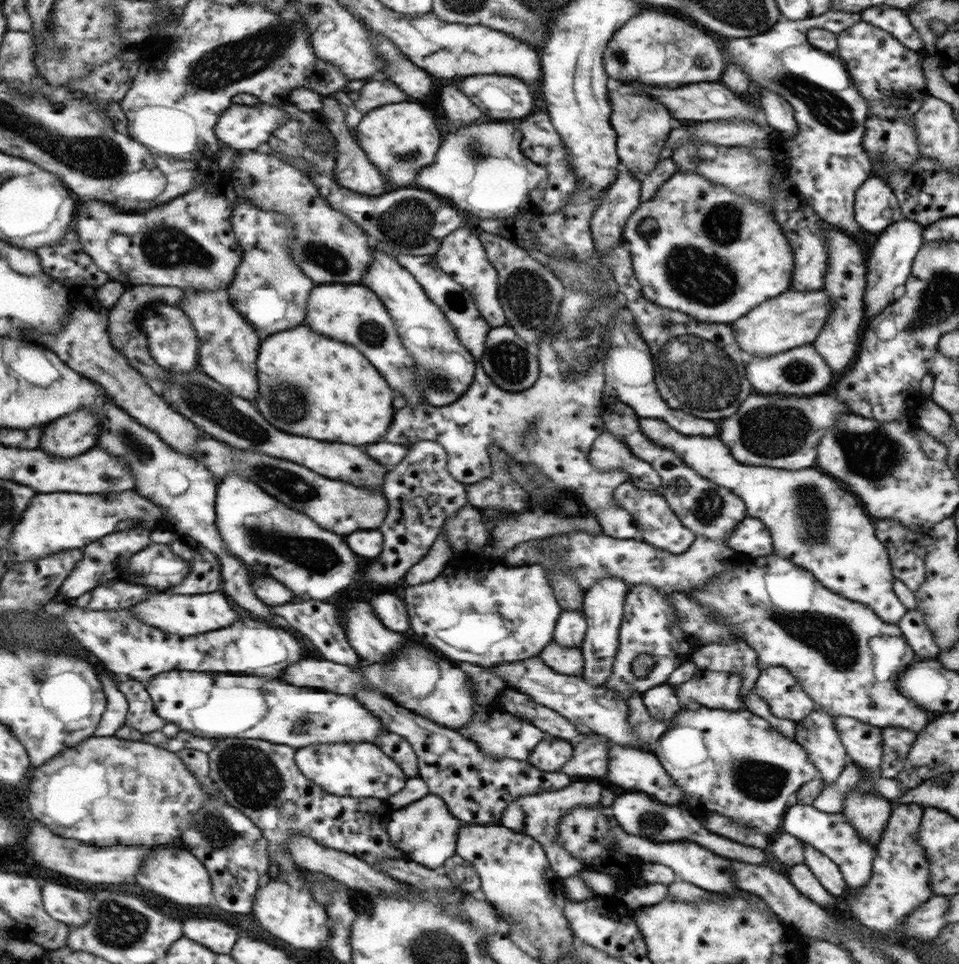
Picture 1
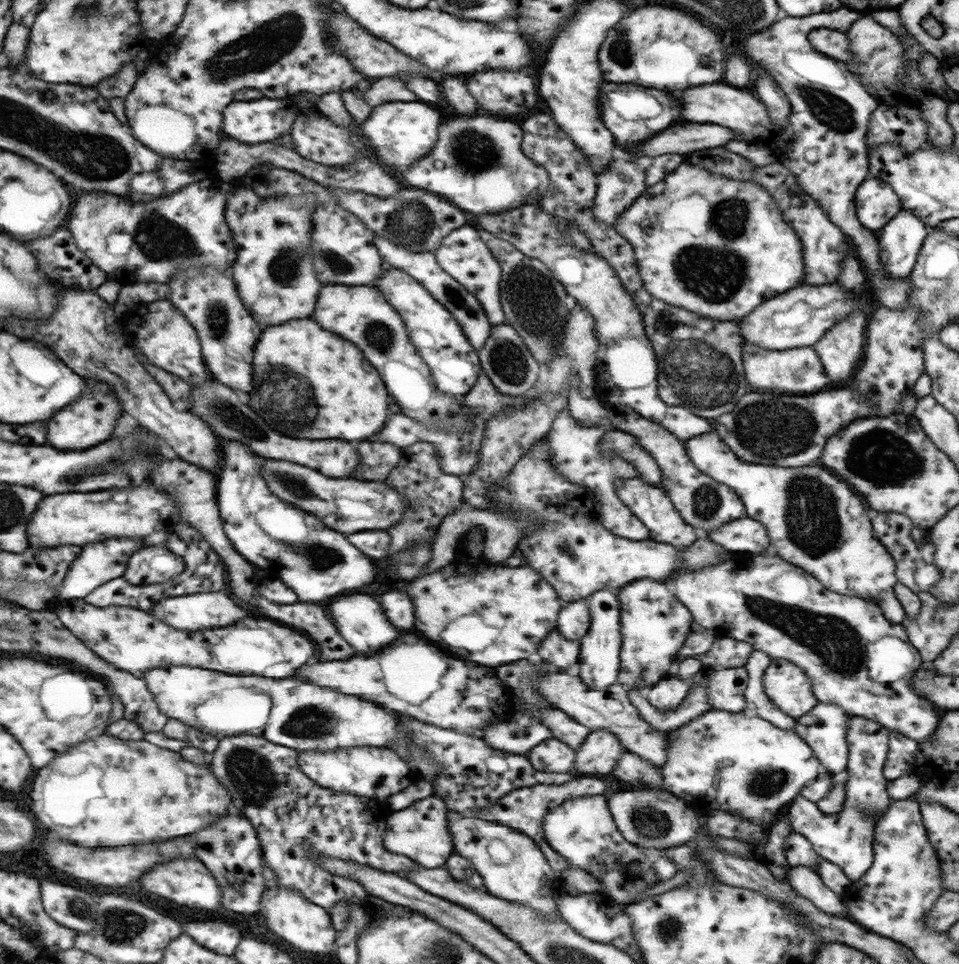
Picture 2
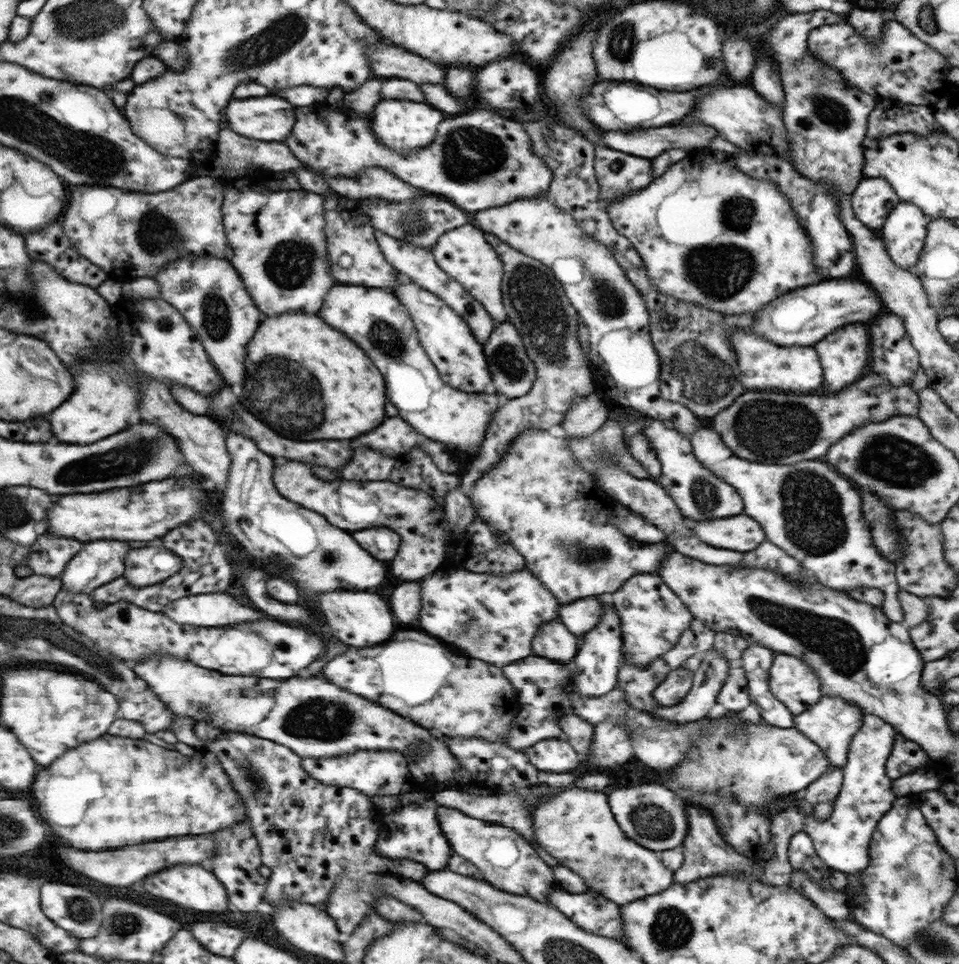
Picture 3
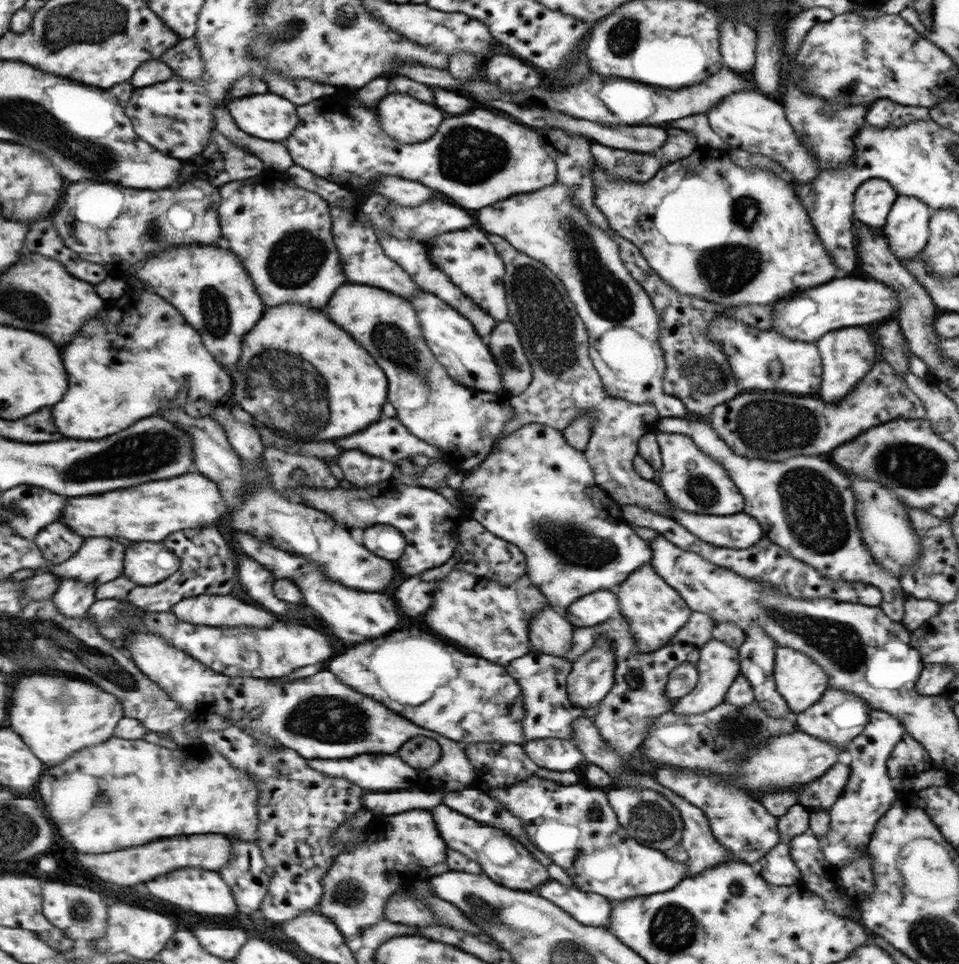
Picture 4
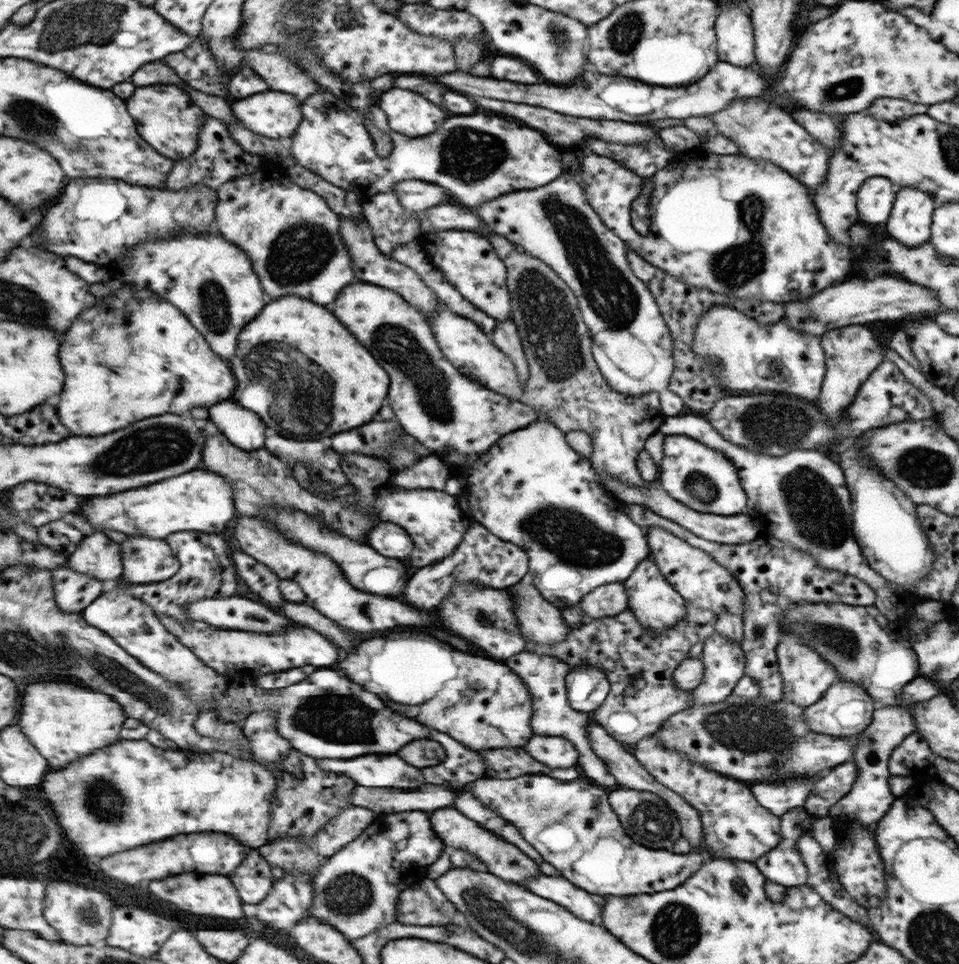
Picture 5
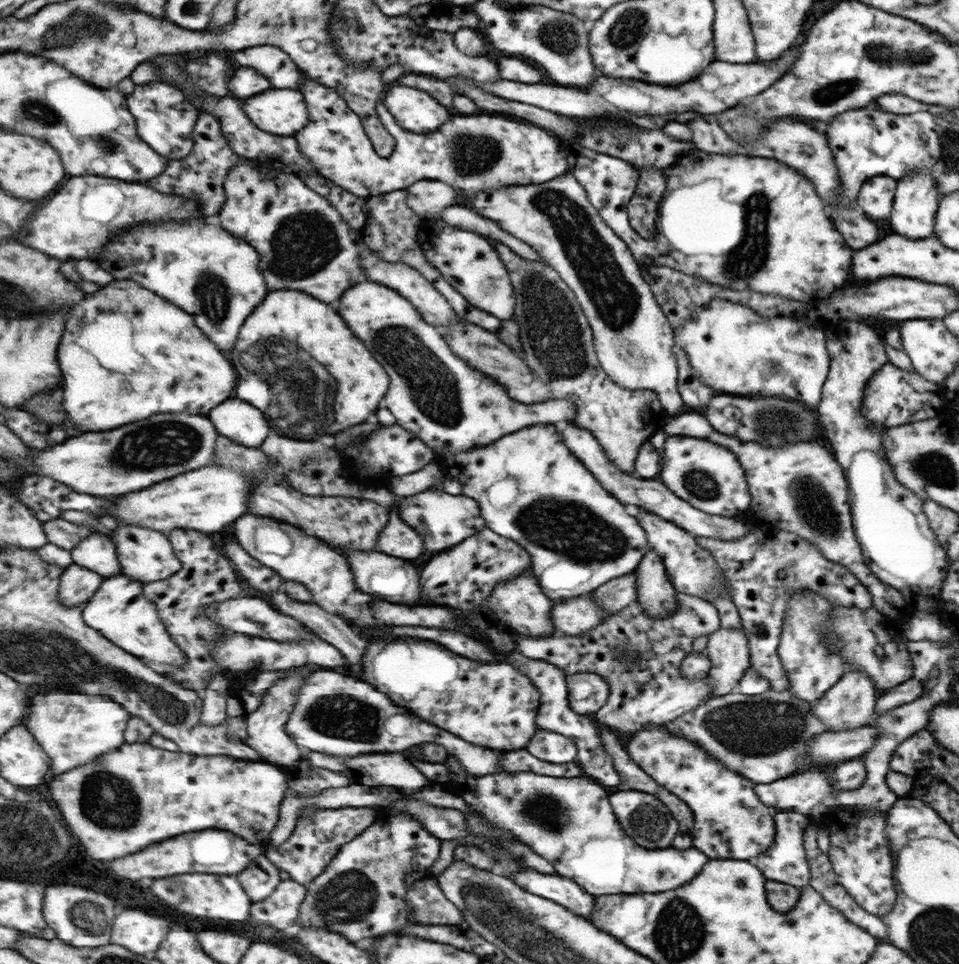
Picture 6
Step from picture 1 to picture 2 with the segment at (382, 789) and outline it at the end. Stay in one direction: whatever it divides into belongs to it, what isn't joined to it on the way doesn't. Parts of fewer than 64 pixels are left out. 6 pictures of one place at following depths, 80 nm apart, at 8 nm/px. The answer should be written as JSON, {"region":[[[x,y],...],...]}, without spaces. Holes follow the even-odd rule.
{"region":[[[385,747],[341,748],[341,752],[303,752],[302,769],[317,784],[333,788],[339,792],[349,792],[353,796],[375,796],[385,802],[390,794],[395,794],[409,786],[409,770],[395,752]]]}

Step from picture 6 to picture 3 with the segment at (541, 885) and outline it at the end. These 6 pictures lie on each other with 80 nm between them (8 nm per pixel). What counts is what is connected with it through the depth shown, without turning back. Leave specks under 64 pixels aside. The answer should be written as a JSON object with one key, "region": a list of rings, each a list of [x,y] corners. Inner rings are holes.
{"region":[[[554,885],[548,894],[549,904],[560,909],[585,932],[613,937],[623,943],[620,905],[591,890],[569,893]]]}

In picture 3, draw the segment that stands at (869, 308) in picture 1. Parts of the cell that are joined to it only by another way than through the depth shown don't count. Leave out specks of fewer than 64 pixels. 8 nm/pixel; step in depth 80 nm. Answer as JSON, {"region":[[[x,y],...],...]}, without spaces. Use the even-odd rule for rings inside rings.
{"region":[[[898,202],[877,231],[898,268],[910,270],[919,262],[927,238],[928,218],[917,205]]]}

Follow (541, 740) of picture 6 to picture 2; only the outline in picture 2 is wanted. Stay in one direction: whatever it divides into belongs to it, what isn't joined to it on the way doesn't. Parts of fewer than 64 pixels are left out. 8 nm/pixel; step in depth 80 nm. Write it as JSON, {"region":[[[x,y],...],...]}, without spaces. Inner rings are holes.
{"region":[[[555,738],[545,739],[545,744],[537,744],[533,752],[529,752],[527,760],[533,764],[533,768],[539,768],[541,772],[568,772],[573,767],[573,750],[569,745]]]}

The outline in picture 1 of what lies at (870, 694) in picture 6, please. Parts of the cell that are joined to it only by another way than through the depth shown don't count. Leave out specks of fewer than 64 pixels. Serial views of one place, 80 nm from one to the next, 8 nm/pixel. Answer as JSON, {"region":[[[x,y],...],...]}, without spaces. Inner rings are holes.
{"region":[[[813,710],[796,722],[795,741],[807,752],[808,759],[817,769],[817,777],[825,785],[837,782],[844,764],[849,762],[848,753],[840,743],[834,718]]]}

